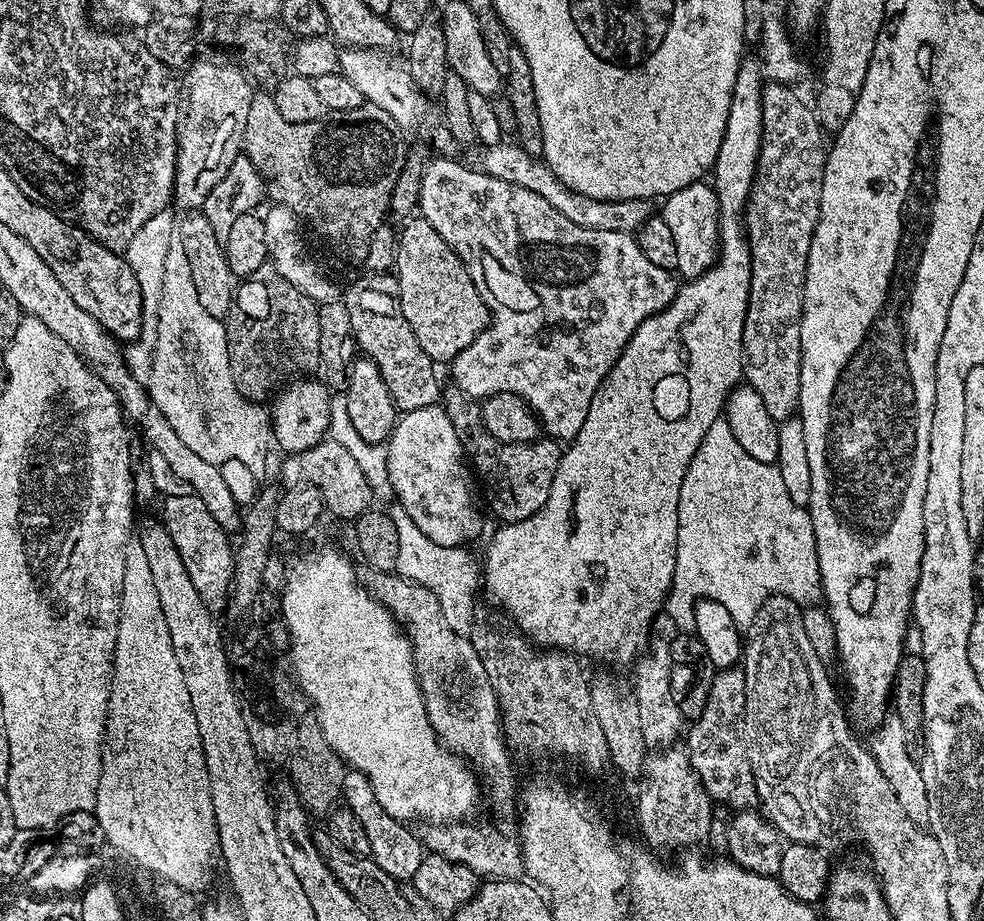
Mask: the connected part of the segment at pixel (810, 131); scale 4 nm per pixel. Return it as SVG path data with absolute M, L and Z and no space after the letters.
M765 83L762 94L762 142L756 163L756 176L748 195L742 219L748 237L752 269L750 294L744 323L744 375L747 387L758 390L770 418L778 422L797 415L800 407L800 323L806 282L806 262L818 210L822 198L822 174L826 155L825 133L811 107L804 105L795 87L787 84Z

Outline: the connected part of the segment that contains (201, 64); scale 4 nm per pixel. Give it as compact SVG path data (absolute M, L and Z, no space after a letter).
M199 60L183 73L185 76L180 117L176 123L176 181L170 185L170 192L174 197L174 204L177 204L175 207L188 208L184 210L203 209L206 194L210 194L210 190L214 190L214 186L222 182L222 177L226 170L230 170L234 158L241 155L242 137L246 130L246 110L250 110L250 98L254 94L254 84L244 68L235 63L215 64L212 60Z

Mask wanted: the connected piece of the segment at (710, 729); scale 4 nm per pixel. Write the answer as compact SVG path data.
M743 667L721 668L712 677L706 710L702 710L700 717L691 721L686 732L689 762L702 787L713 802L717 805L725 804L731 810L752 810L758 804L756 786L752 779L752 762L748 759L744 739L745 706L746 682Z

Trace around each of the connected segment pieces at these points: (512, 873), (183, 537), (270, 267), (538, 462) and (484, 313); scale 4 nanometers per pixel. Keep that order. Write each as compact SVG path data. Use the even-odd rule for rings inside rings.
M445 822L439 826L429 827L428 833L423 833L422 839L428 852L437 852L445 856L450 862L458 862L470 870L474 870L477 877L495 878L497 880L514 880L525 875L524 849L515 835L503 832L492 824L472 824L473 822Z
M195 494L165 496L162 503L163 526L174 538L178 554L182 554L182 562L186 566L186 574L190 574L190 582L194 582L202 602L206 602L213 614L223 613L228 606L236 566L236 553L233 541L228 541L231 540L229 533L222 526L218 526L218 522L214 522L214 514L210 514L206 502L202 502L202 498Z
M271 262L237 283L232 309L226 317L228 357L234 382L247 400L267 401L274 390L319 369L317 307L317 301L290 286Z
M448 386L443 389L442 400L461 440L465 457L470 461L479 483L480 480L484 483L484 496L497 521L513 524L538 514L538 510L546 506L546 498L550 498L554 474L562 455L561 445L551 438L537 438L531 444L503 444L486 430L480 417L480 404L475 399L465 396L455 386Z
M412 218L398 232L394 275L400 287L400 305L406 322L433 362L451 362L488 329L490 313L485 293L477 288L464 260L423 218Z

